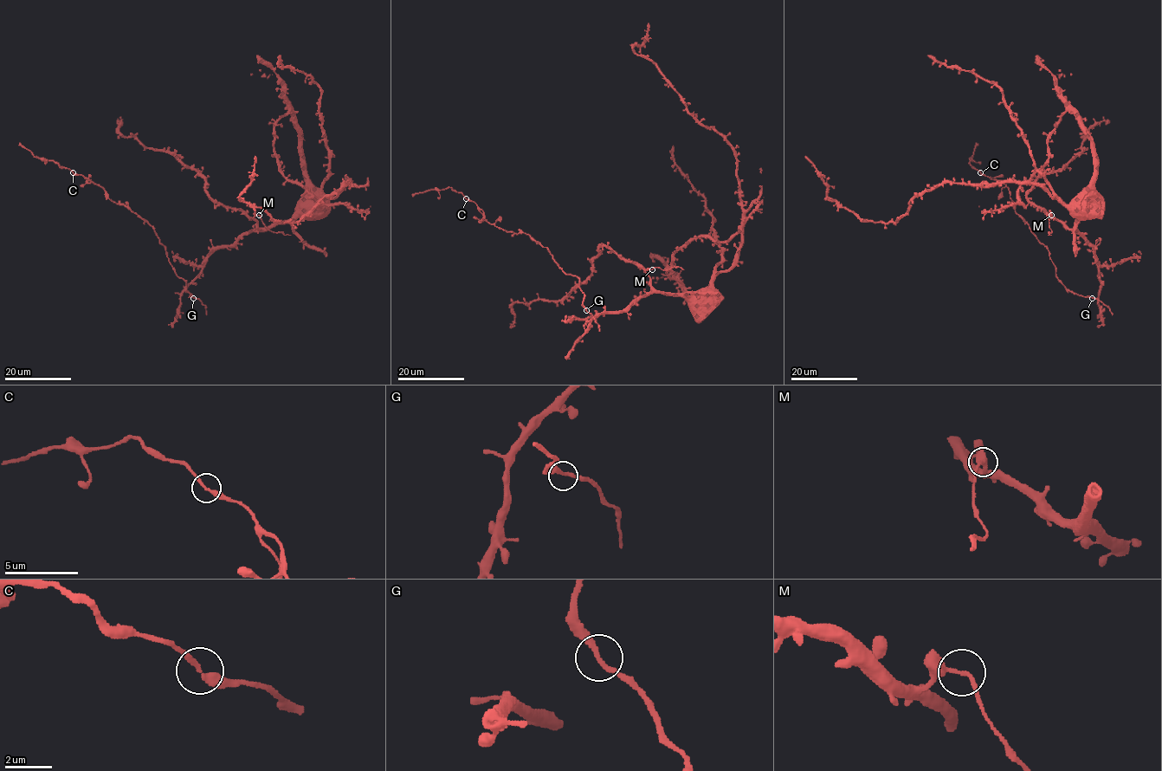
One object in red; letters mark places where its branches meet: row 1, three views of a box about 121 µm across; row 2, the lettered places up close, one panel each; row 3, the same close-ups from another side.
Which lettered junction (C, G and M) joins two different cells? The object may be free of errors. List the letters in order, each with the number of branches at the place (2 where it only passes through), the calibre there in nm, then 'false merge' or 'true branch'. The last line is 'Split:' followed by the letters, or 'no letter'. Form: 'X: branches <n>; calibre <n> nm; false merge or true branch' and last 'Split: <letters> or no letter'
C: branches 2; calibre 280 nm; true branch
G: branches 2; calibre 200 nm; true branch
M: branches 2; calibre 190 nm; false merge
Split: M

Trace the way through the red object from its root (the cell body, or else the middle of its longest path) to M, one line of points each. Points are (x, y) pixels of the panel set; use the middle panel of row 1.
M: (701, 294), (665, 294), (657, 291), (645, 271), (652, 269)

